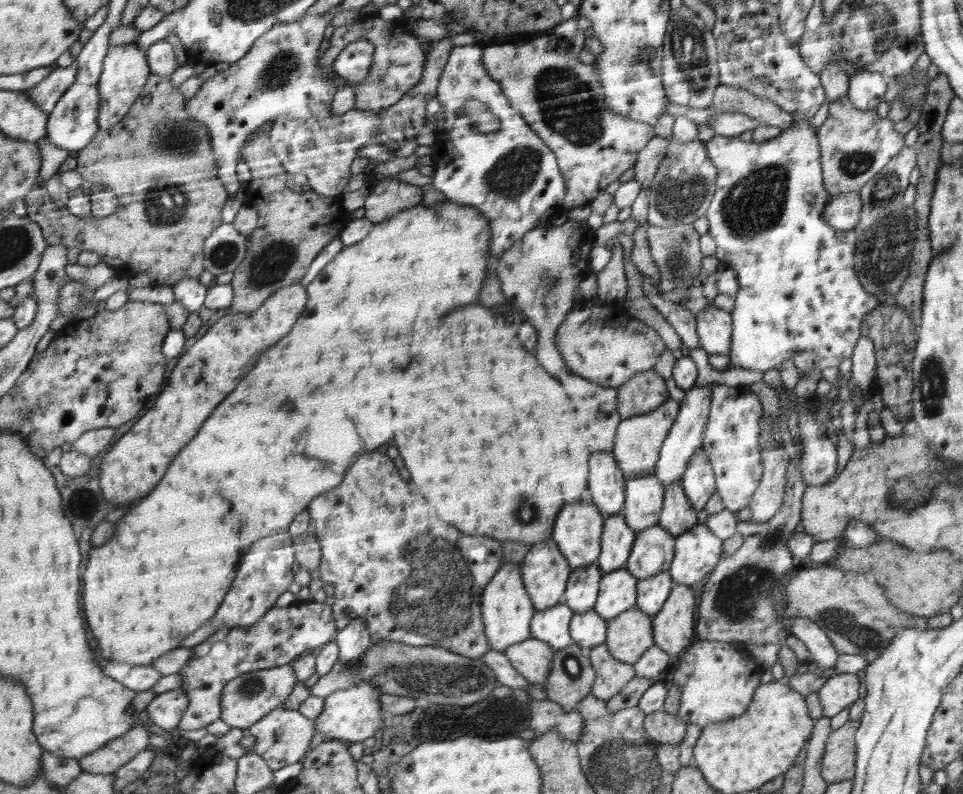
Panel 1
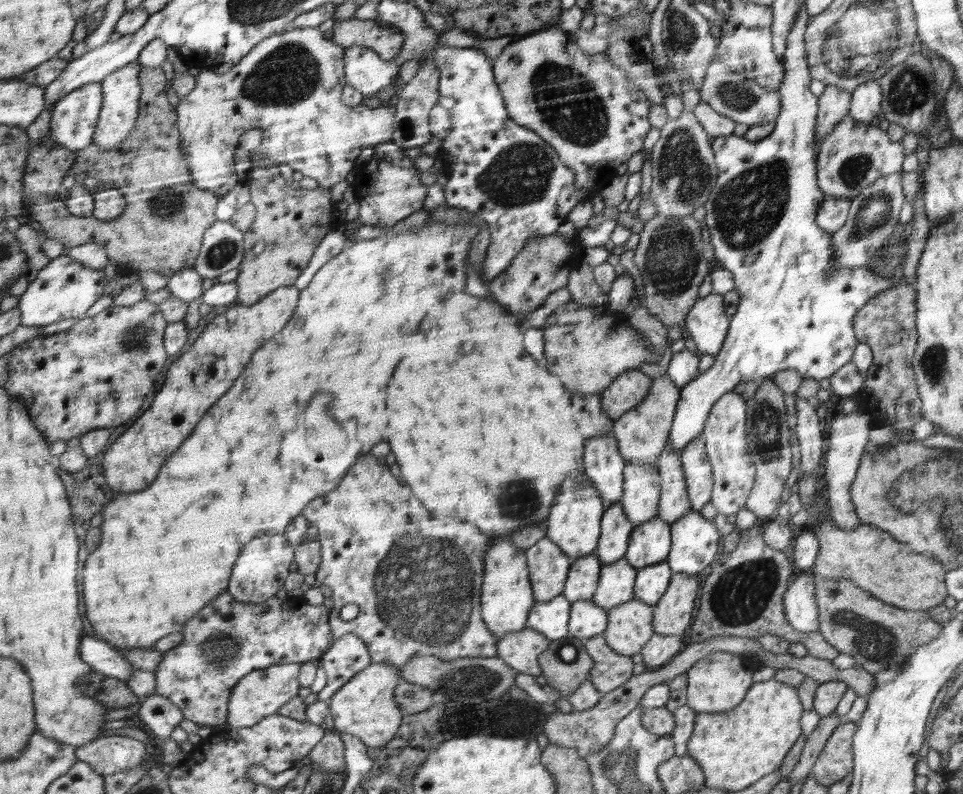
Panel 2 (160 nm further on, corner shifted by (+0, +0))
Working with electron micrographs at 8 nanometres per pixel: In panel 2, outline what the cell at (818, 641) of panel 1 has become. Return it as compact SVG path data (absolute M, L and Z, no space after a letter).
M797 572L782 600L786 620L798 630L809 633L819 630L819 606L812 572Z

